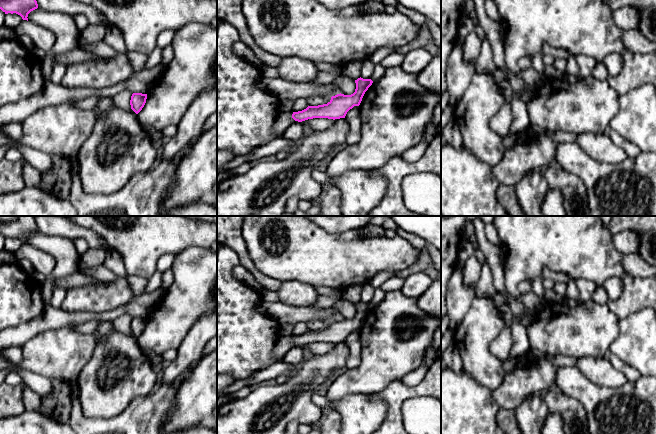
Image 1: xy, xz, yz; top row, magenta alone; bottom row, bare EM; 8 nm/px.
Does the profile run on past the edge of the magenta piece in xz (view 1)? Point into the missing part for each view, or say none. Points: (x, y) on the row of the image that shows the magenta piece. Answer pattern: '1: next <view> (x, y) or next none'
1: next none

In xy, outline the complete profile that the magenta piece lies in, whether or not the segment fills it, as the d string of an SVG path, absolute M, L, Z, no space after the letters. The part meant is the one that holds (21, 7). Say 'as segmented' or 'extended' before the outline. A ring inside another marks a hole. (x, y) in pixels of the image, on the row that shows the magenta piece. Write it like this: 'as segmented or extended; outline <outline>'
as segmented; outline M0 0L0 9L5 13L16 13L28 21L28 14L37 9L36 0Z

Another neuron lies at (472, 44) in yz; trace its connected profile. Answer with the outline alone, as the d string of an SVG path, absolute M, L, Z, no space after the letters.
M470 32L463 42L464 60L467 62L476 61L481 50L481 40L476 32Z

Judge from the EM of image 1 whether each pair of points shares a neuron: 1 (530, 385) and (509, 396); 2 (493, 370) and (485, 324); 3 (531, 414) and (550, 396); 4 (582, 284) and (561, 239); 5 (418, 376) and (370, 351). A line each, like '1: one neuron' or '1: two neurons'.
1: one neuron
2: one neuron
3: two neurons
4: two neurons
5: two neurons

